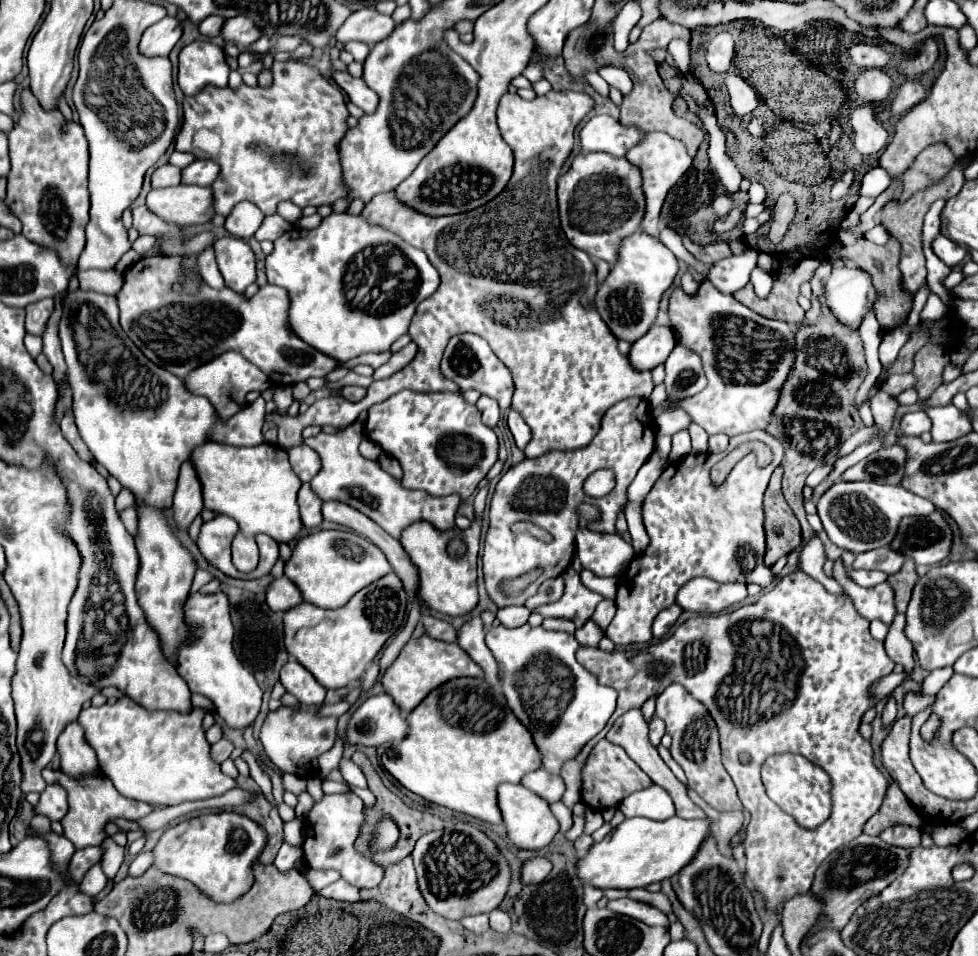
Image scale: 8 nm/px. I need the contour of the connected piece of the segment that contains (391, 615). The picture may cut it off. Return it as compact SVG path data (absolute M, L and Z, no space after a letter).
M393 572L385 574L383 578L379 578L375 582L371 582L369 586L359 590L345 606L335 608L335 610L323 610L323 608L317 608L317 606L309 604L309 602L301 602L301 604L293 606L291 610L287 610L283 614L285 650L301 666L305 666L321 686L325 686L325 688L343 688L349 682L359 680L363 676L363 672L365 672L367 662L371 662L379 654L383 644L391 636L397 634L397 628L403 626L405 608L407 608L407 594L403 590L401 580Z

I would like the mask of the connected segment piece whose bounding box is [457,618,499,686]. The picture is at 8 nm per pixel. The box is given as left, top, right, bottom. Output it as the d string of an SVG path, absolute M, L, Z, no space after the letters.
M481 618L469 620L461 630L459 630L459 640L457 644L471 656L475 664L483 670L483 678L491 686L499 686L499 666L491 654L491 650L485 644L485 630L481 624Z

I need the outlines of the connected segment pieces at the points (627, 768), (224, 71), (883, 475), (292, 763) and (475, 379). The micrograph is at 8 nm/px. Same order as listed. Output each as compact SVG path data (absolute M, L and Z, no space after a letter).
M601 740L591 756L587 758L587 764L583 768L583 790L581 790L581 800L593 808L593 810L605 810L613 804L619 804L625 796L631 792L637 792L641 788L647 788L651 784L651 778L643 774L643 770L627 756L627 752L607 740Z
M209 40L187 44L179 54L179 88L185 96L199 94L205 86L225 88L229 66L221 46Z
M897 444L891 448L877 450L851 466L845 474L843 480L855 482L855 480L873 480L879 484L899 484L903 478L903 462L905 462L905 452Z
M311 706L311 708L301 708L299 712L291 710L291 708L279 708L277 712L269 712L259 740L263 744L263 752L265 756L273 762L273 766L281 772L289 772L295 774L299 778L317 778L319 776L319 756L329 752L335 744L335 718L321 718L315 716L319 706Z
M463 332L463 334L457 334L449 340L449 344L443 352L441 372L443 372L445 378L457 382L463 392L465 390L479 390L481 394L487 394L487 396L495 398L503 412L509 410L511 398L513 398L513 392L515 392L511 372L509 372L509 368L503 366L503 362L497 360L497 356L491 352L489 344L483 338L479 338L477 334Z

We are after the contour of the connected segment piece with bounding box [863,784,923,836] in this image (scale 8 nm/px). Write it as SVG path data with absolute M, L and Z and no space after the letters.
M891 784L879 812L875 816L871 816L871 820L865 824L863 832L869 836L879 836L879 832L883 832L889 826L897 826L897 824L919 828L923 824L923 818L915 812L915 808L911 808L911 804L907 804L907 800L899 792L899 788L895 788L895 784Z

